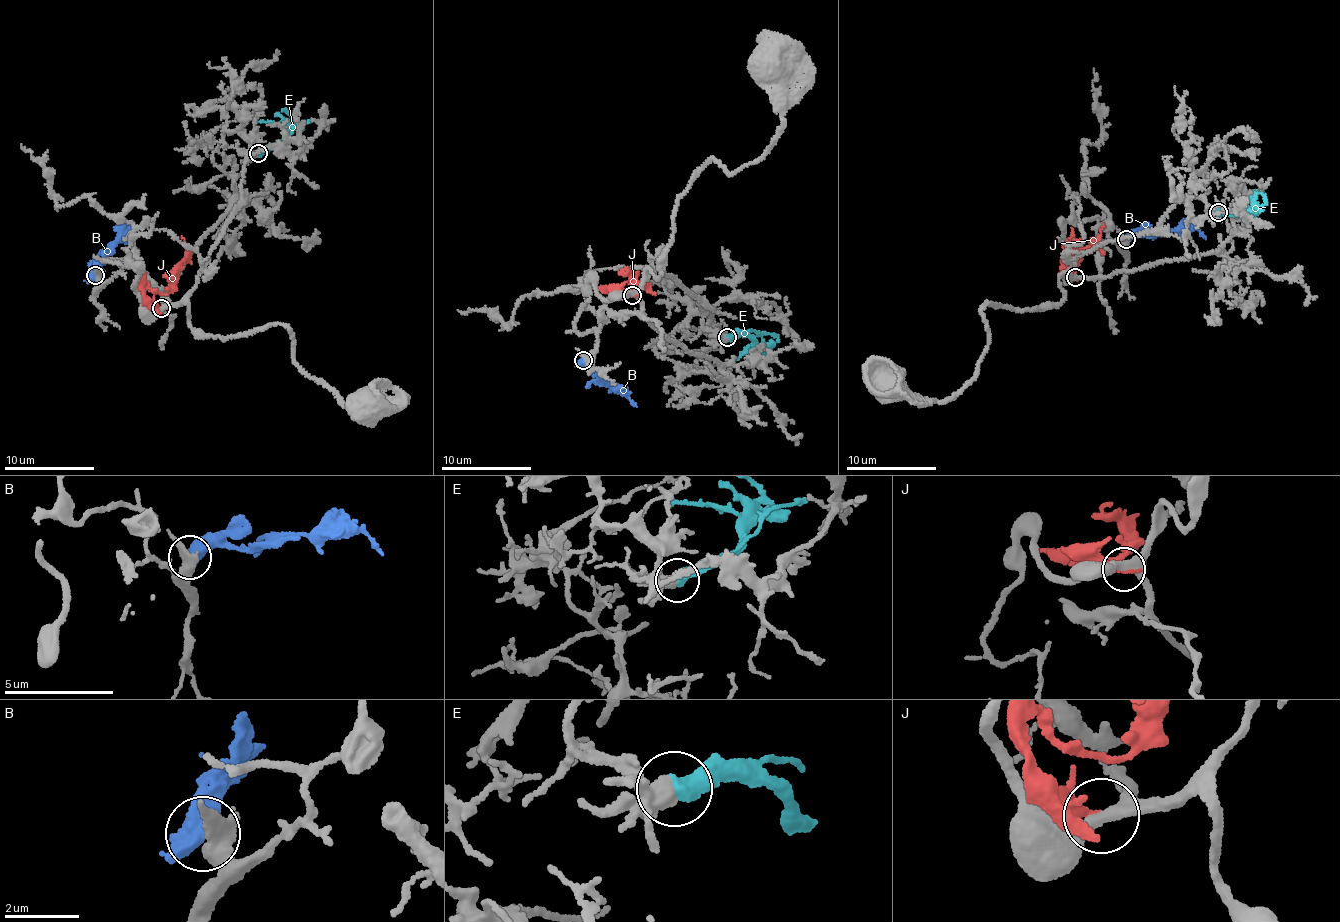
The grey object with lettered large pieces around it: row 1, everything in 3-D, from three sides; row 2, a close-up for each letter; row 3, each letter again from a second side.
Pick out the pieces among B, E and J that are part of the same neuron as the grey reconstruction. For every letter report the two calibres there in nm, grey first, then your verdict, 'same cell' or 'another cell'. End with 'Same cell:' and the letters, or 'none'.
B: 480/750 nm | another cell
E: 340/500 nm | same cell
J: 320/260 nm | another cell
Same cell: E

